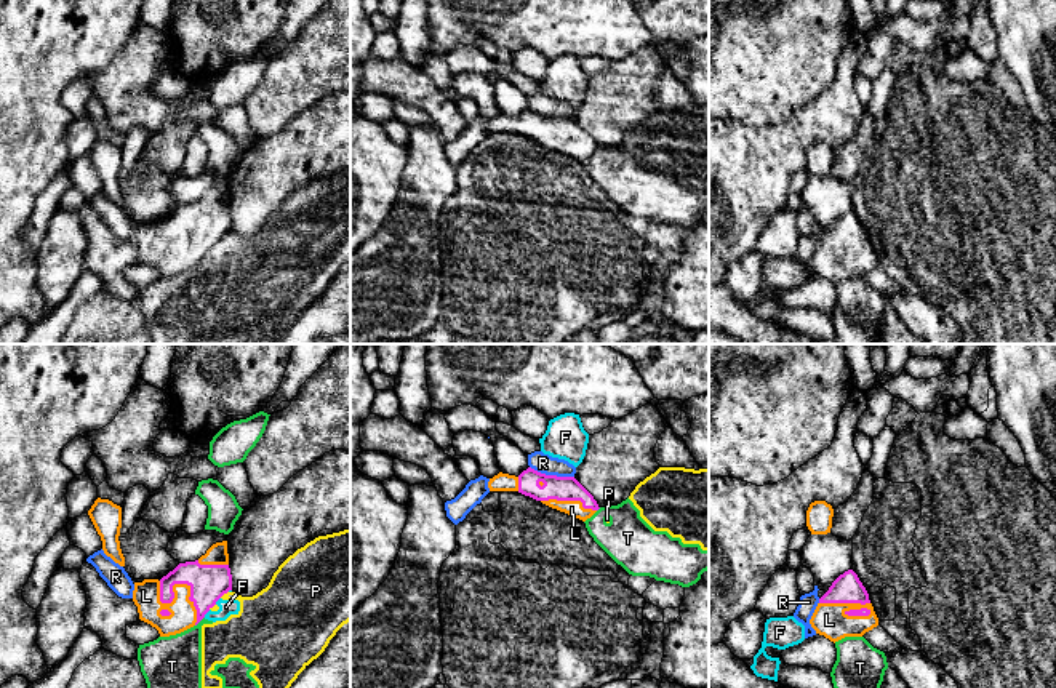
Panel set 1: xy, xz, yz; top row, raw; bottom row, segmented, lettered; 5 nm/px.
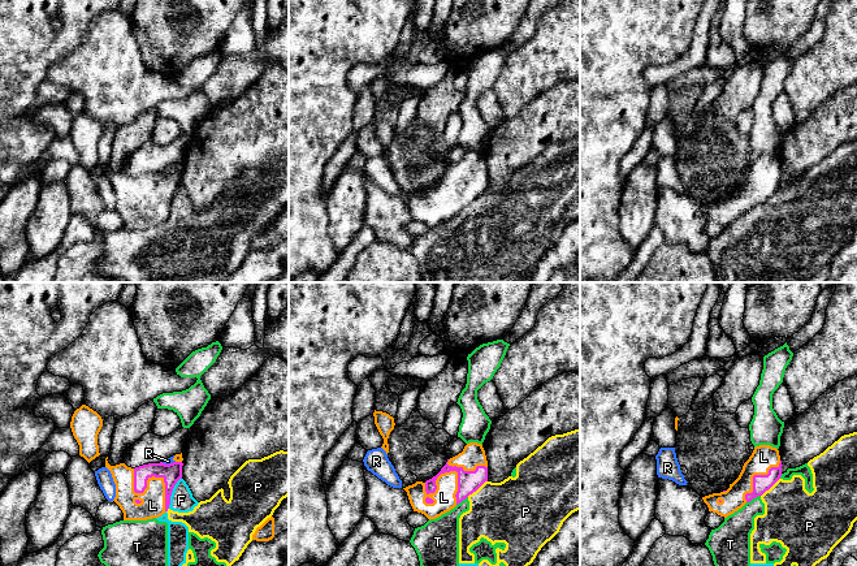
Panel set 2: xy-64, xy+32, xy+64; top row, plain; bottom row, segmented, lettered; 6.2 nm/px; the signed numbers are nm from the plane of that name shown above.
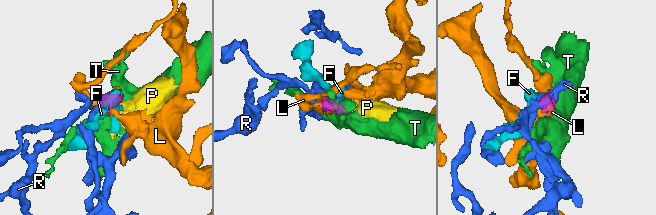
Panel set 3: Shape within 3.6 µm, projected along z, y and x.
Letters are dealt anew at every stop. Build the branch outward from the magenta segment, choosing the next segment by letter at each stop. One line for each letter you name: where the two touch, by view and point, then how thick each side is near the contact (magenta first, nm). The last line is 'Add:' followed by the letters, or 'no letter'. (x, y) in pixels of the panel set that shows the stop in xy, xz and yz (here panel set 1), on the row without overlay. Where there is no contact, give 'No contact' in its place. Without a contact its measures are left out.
L: Touches magenta at yz (845, 244). Thickness 50 nm (magenta) against 170 nm
Add: L

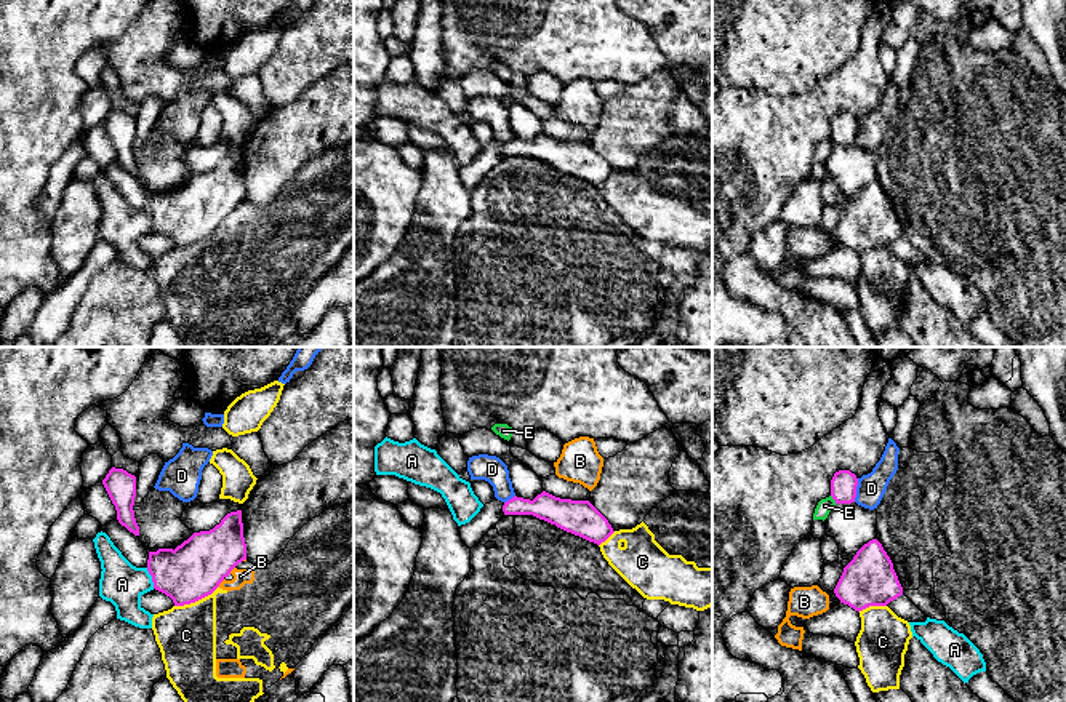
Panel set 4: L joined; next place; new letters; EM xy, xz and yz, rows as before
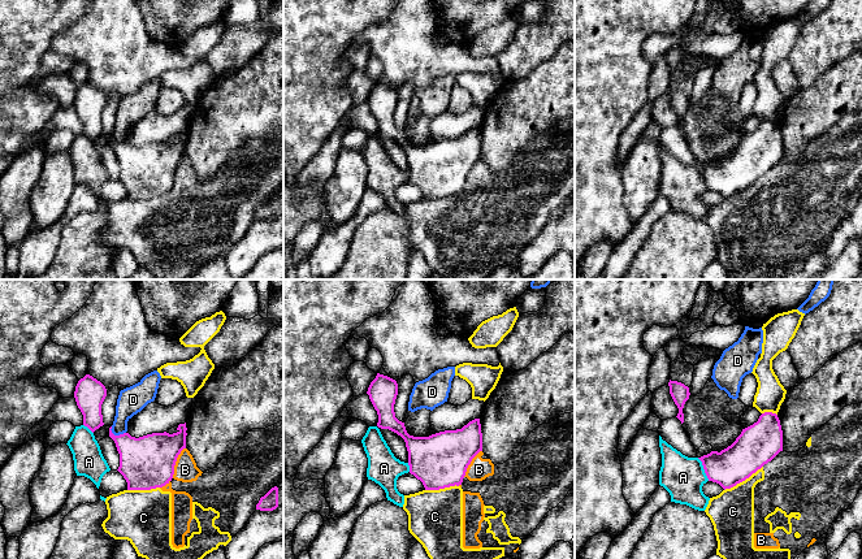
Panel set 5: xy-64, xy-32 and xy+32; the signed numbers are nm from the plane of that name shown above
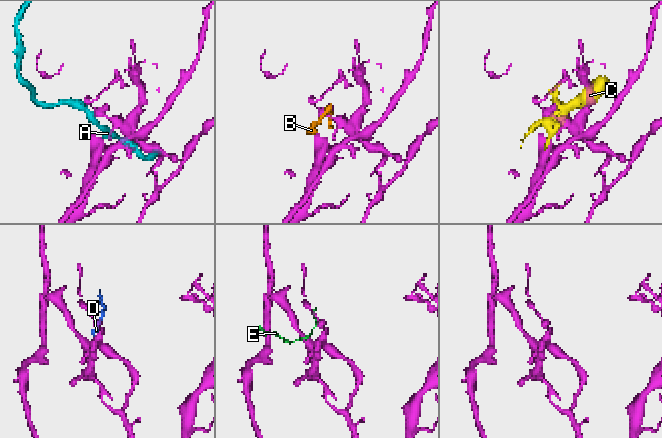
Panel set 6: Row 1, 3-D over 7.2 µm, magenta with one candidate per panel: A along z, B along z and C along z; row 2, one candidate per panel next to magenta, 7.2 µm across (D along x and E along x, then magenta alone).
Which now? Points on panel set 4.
Add: no letter

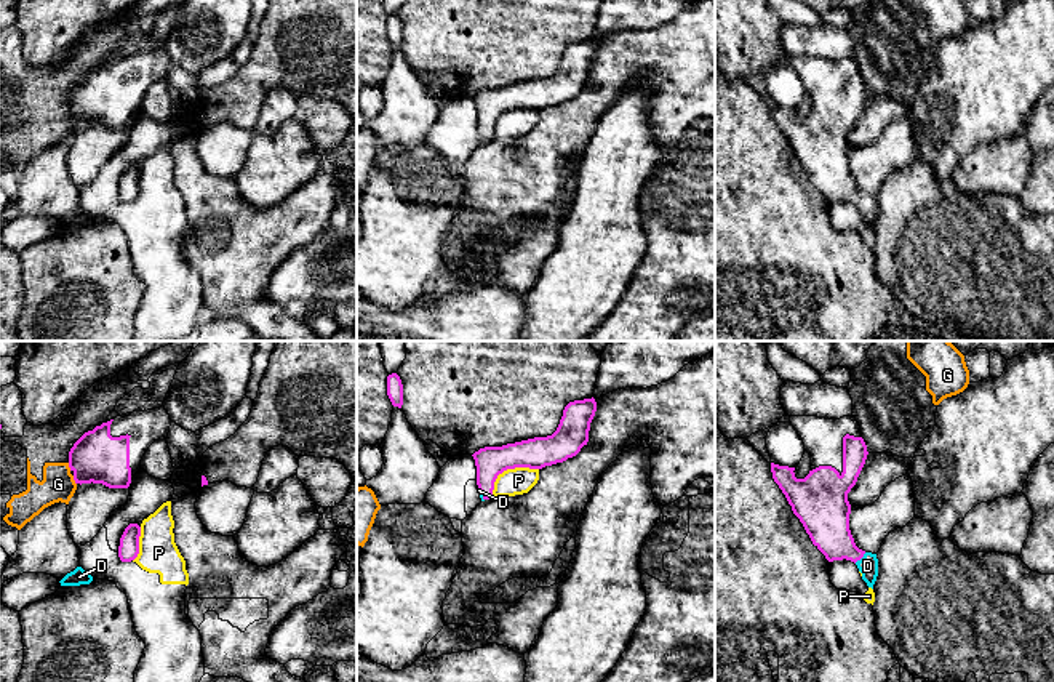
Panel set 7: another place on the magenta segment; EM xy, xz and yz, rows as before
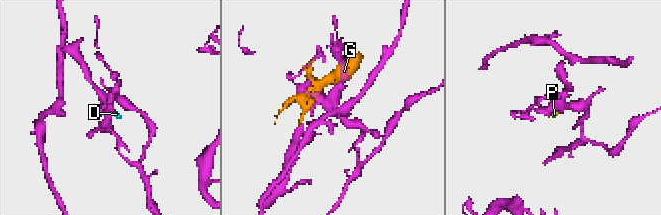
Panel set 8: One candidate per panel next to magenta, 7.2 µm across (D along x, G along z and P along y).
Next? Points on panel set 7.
D: Touches magenta at yz (859, 200). Thickness 220 nm (magenta) against 100 nm
Add: D

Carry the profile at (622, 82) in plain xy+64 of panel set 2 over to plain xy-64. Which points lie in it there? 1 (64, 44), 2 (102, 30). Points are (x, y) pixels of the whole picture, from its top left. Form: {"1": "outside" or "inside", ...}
{"1": "inside", "2": "outside"}

